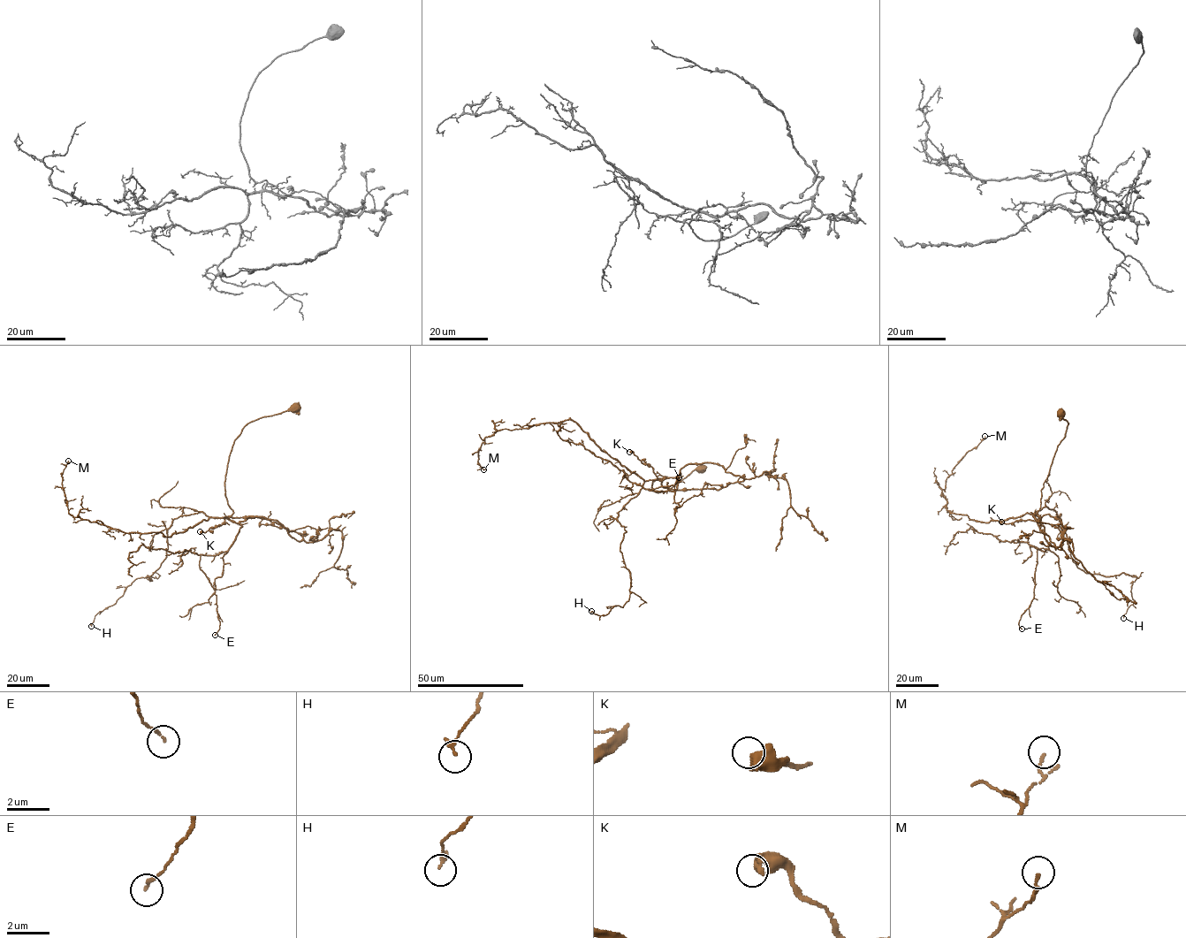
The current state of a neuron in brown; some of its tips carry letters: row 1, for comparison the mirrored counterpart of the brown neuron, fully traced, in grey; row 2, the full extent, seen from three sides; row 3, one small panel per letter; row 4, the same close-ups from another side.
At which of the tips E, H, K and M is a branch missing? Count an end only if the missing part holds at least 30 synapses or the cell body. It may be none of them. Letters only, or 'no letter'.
no letter

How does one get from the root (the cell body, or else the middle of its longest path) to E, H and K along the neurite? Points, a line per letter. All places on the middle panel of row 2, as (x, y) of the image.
E: (701, 468), (665, 491), (657, 492), (651, 484), (678, 477), (675, 491), (648, 489), (674, 486), (679, 477)
H: (701, 468), (665, 491), (651, 486), (665, 476), (646, 480), (619, 511), (629, 599), (606, 614), (591, 611)
K: (701, 468), (668, 490), (651, 487), (689, 463), (717, 463), (744, 479), (718, 490), (664, 488), (629, 452)

